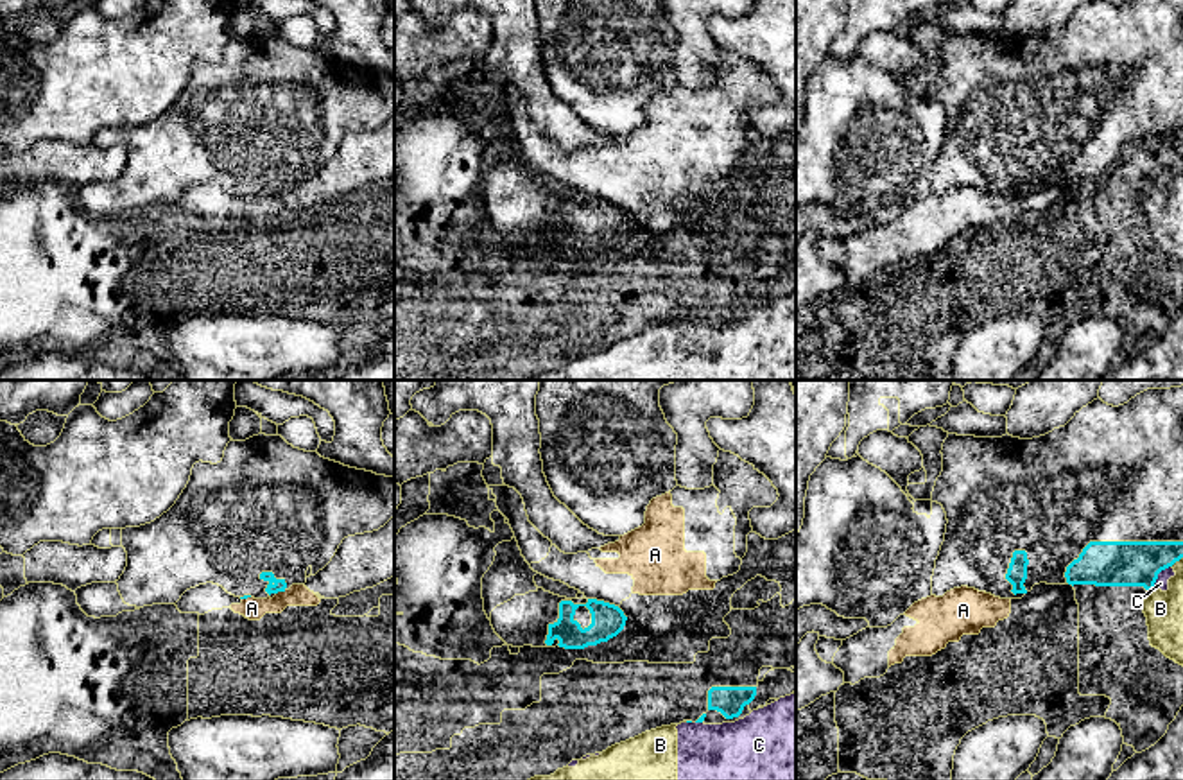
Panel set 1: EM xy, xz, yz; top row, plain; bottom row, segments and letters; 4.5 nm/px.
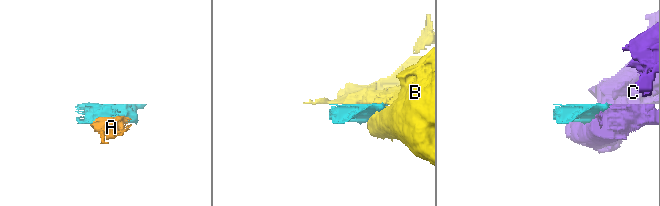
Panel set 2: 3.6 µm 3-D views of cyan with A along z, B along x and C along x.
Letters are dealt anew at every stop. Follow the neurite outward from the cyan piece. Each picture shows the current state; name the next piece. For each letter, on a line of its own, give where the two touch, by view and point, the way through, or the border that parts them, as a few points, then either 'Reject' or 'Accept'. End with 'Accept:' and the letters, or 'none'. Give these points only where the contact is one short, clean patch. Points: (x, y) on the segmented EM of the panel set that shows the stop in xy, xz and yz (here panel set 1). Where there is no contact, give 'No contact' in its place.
A: Touches cyan at xy (280, 590). Reject
B: Touches cyan at yz (1151, 589). Reject
C: Touches cyan at yz (1158, 572). Reject
Accept: none

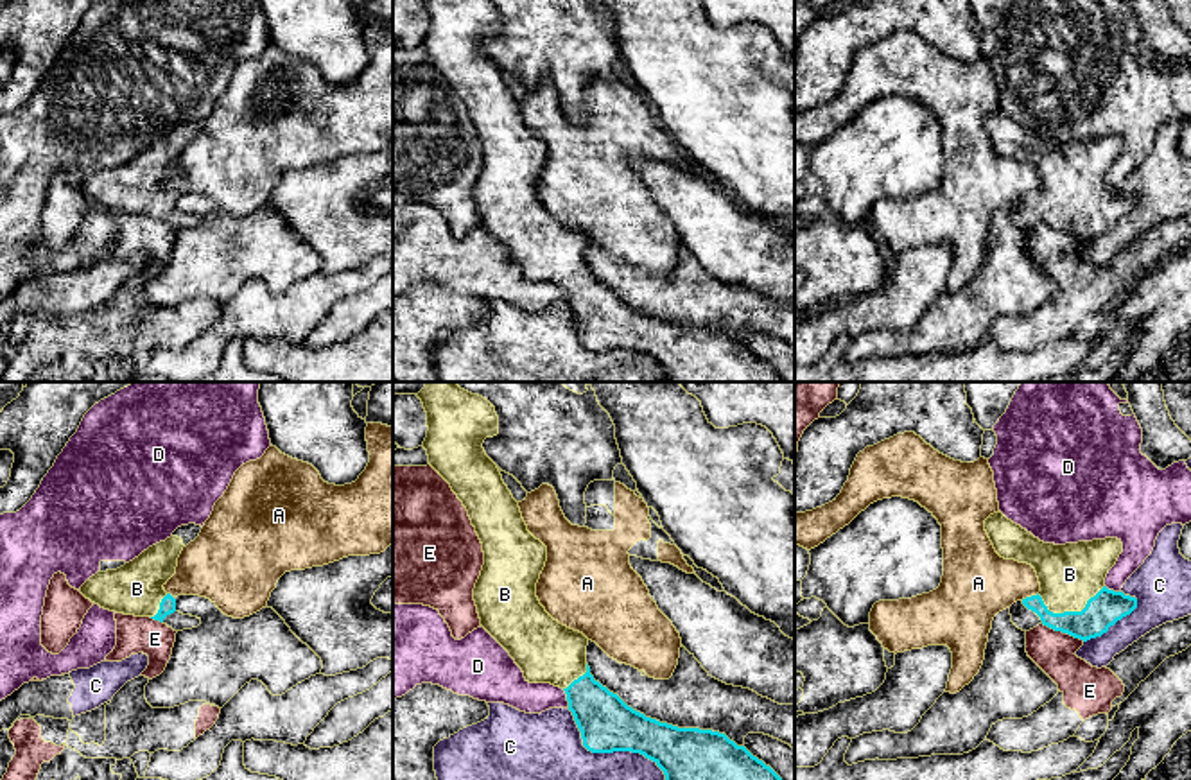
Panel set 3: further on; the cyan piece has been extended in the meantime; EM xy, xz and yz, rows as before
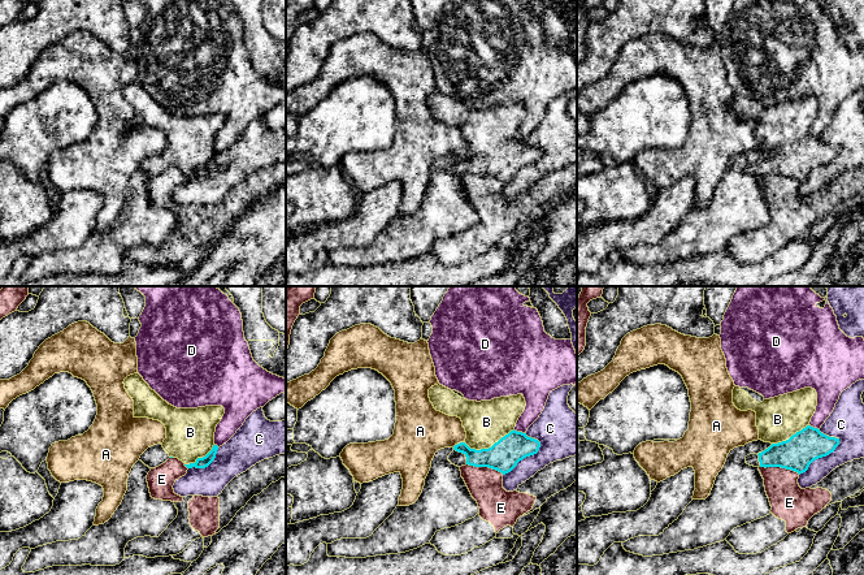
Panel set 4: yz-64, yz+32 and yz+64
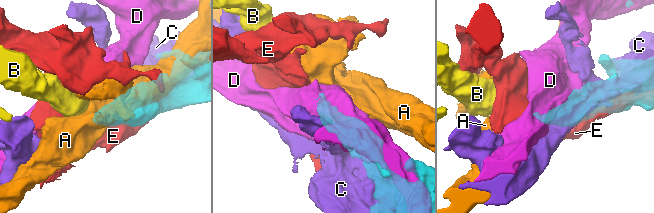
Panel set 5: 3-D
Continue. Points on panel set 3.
A: Touches cyan at yz (1028, 598). Boundary: yz (1037, 592), (1021, 599). Reject
B: Touches cyan at yz (1069, 612). Accept
C: Touches cyan at xz (608, 752). Reject
D: Touches cyan at xz (567, 698). Reject
E: Touches cyan at yz (1064, 632). Reject
Accept: B

